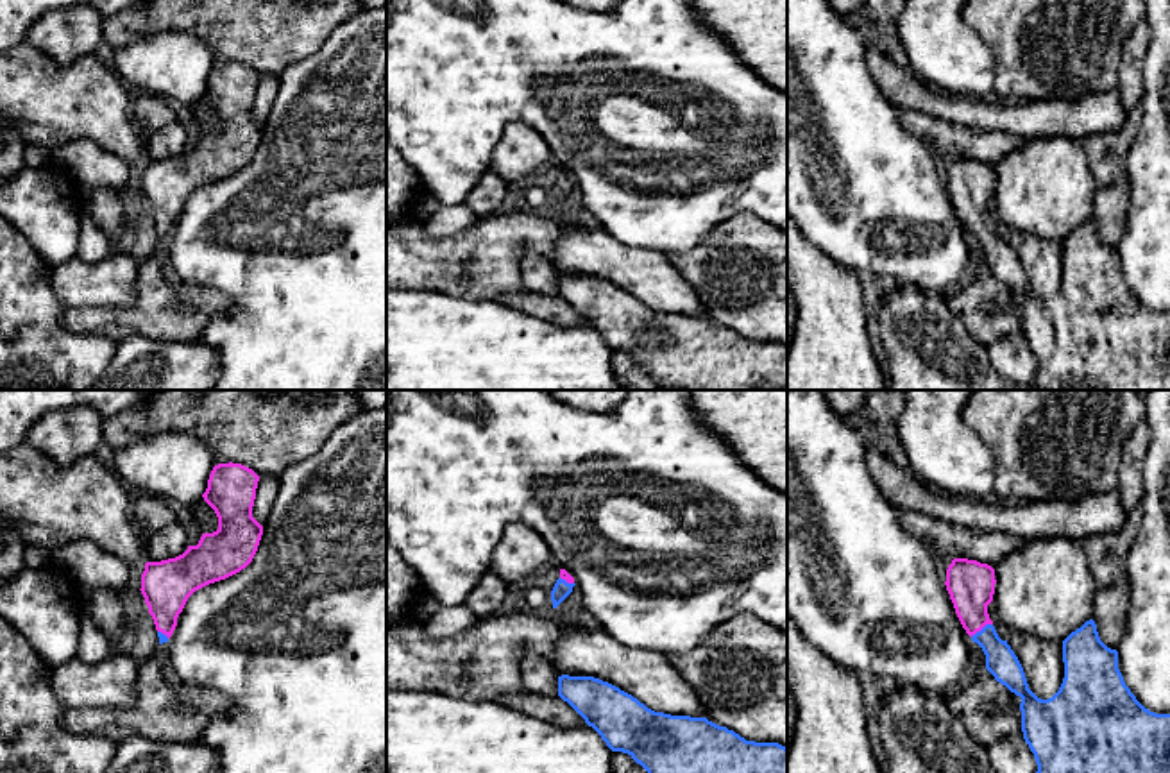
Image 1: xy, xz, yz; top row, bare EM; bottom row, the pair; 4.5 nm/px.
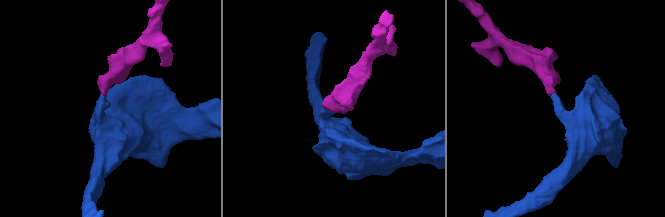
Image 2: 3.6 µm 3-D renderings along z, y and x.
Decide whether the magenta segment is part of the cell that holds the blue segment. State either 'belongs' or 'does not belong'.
belongs

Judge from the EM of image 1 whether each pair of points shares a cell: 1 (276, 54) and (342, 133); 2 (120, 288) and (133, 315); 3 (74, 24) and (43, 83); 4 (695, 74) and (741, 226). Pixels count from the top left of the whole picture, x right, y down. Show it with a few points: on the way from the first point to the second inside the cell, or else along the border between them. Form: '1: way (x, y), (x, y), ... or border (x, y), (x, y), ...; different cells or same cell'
1: border (324, 43), (315, 52), (292, 63), (278, 77); different cells
2: border (138, 265), (138, 294), (131, 305), (88, 308); different cells
3: border (25, 40), (59, 63), (72, 63), (93, 54); different cells
4: border (768, 222), (750, 213), (734, 213), (703, 238); different cells

